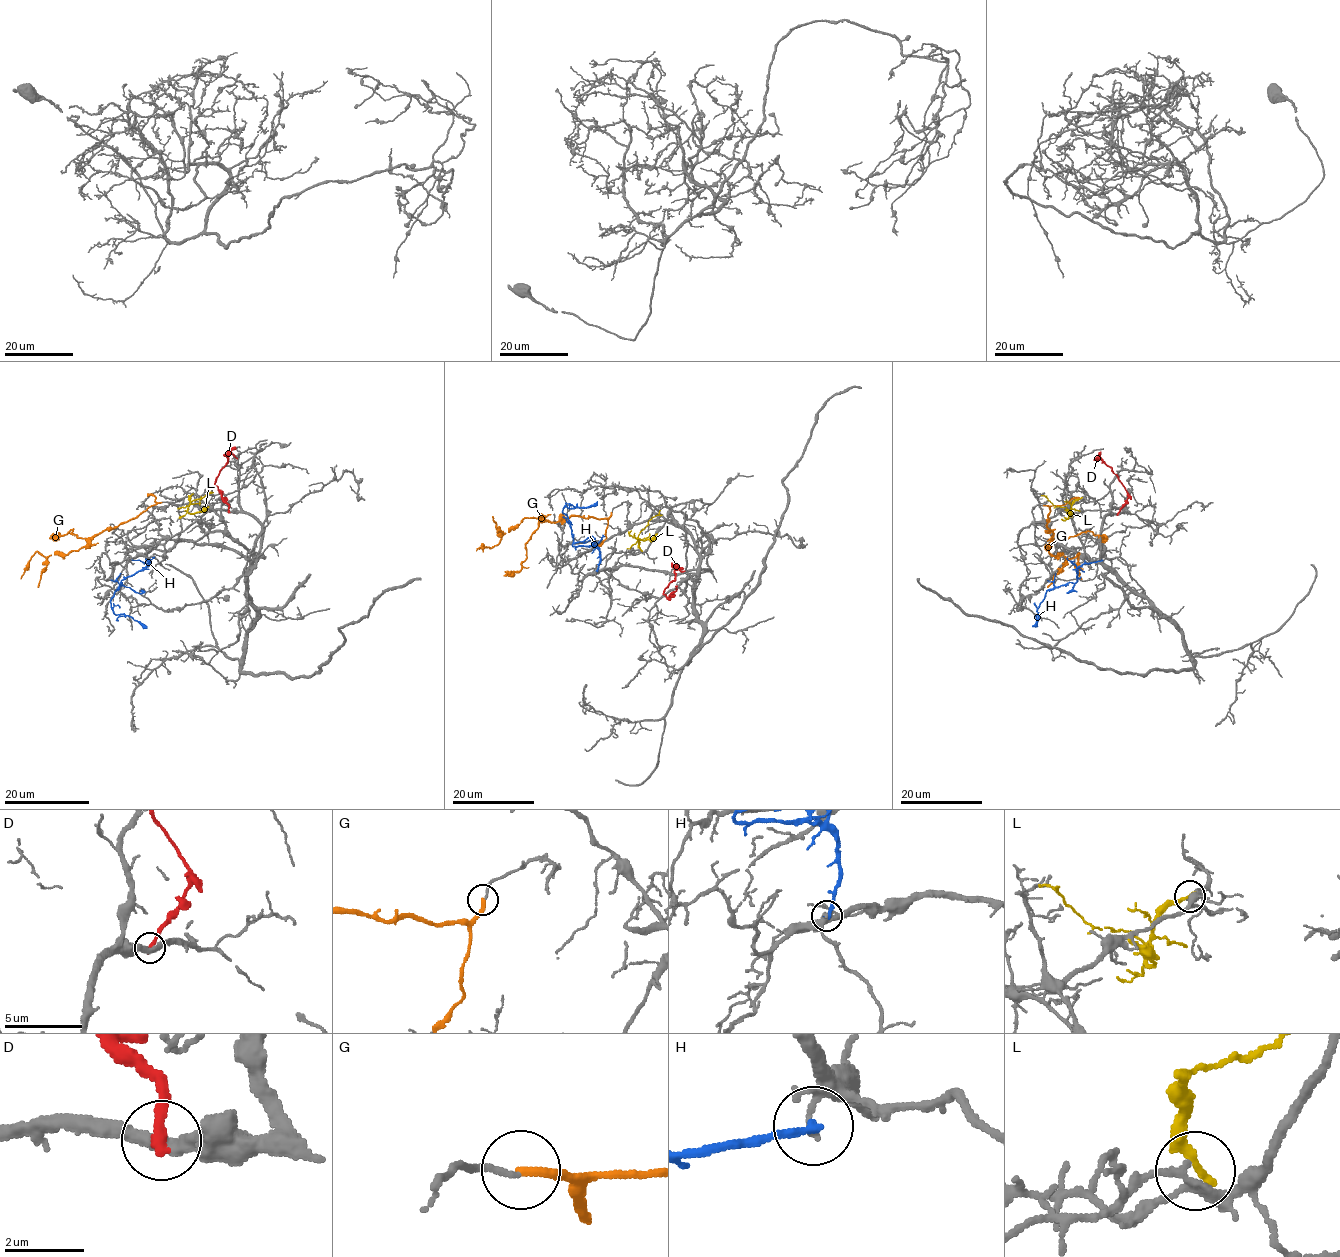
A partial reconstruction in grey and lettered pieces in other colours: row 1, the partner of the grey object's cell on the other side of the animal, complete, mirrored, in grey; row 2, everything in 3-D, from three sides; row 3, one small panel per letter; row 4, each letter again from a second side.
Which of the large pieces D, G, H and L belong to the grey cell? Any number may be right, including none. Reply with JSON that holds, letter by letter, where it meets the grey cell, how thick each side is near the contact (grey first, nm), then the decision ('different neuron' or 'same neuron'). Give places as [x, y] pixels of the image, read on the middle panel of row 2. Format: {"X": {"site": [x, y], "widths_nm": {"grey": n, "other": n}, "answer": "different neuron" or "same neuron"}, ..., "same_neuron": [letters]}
{"D": {"site": [676, 586], "widths_nm": {"grey": 360, "other": 280}, "answer": "different neuron"}, "G": {"site": [611, 512], "widths_nm": {"grey": 130, "other": 260}, "answer": "different neuron"}, "H": {"site": [597, 570], "widths_nm": {"grey": 120, "other": 240}, "answer": "different neuron"}, "L": {"site": [640, 550], "widths_nm": {"grey": 150, "other": 240}, "answer": "different neuron"}, "same_neuron": []}

